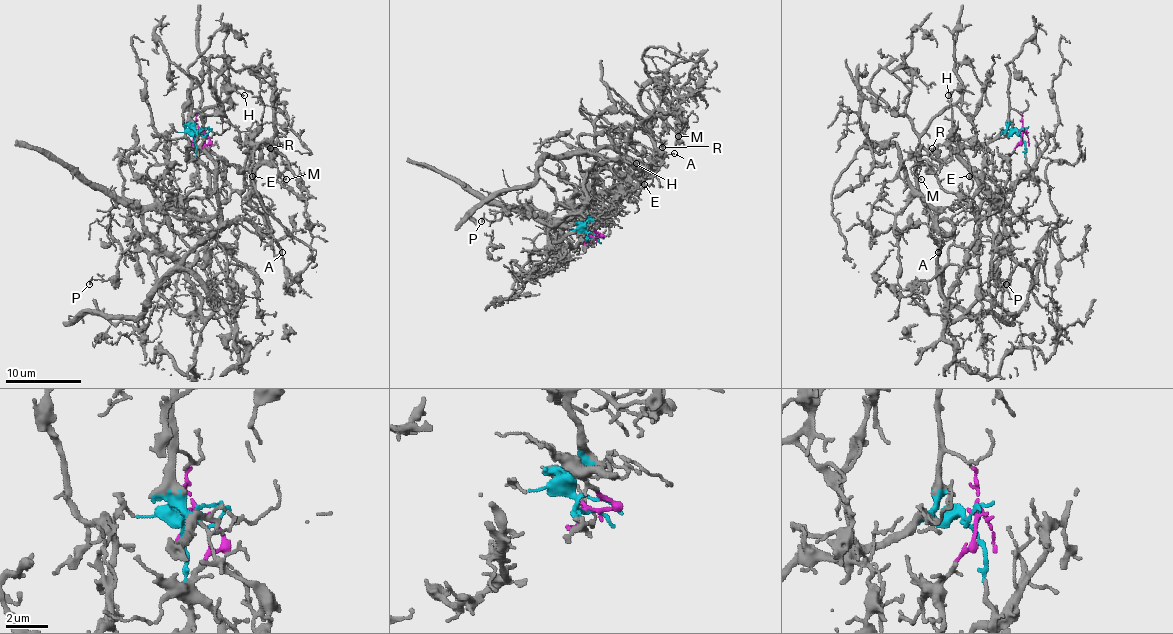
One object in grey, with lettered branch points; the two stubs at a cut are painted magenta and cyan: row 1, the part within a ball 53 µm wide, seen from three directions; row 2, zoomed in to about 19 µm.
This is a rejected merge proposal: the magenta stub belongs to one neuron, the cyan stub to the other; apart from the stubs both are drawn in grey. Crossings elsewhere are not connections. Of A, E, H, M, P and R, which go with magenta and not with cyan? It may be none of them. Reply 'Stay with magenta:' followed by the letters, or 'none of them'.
Stay with magenta: E, P

